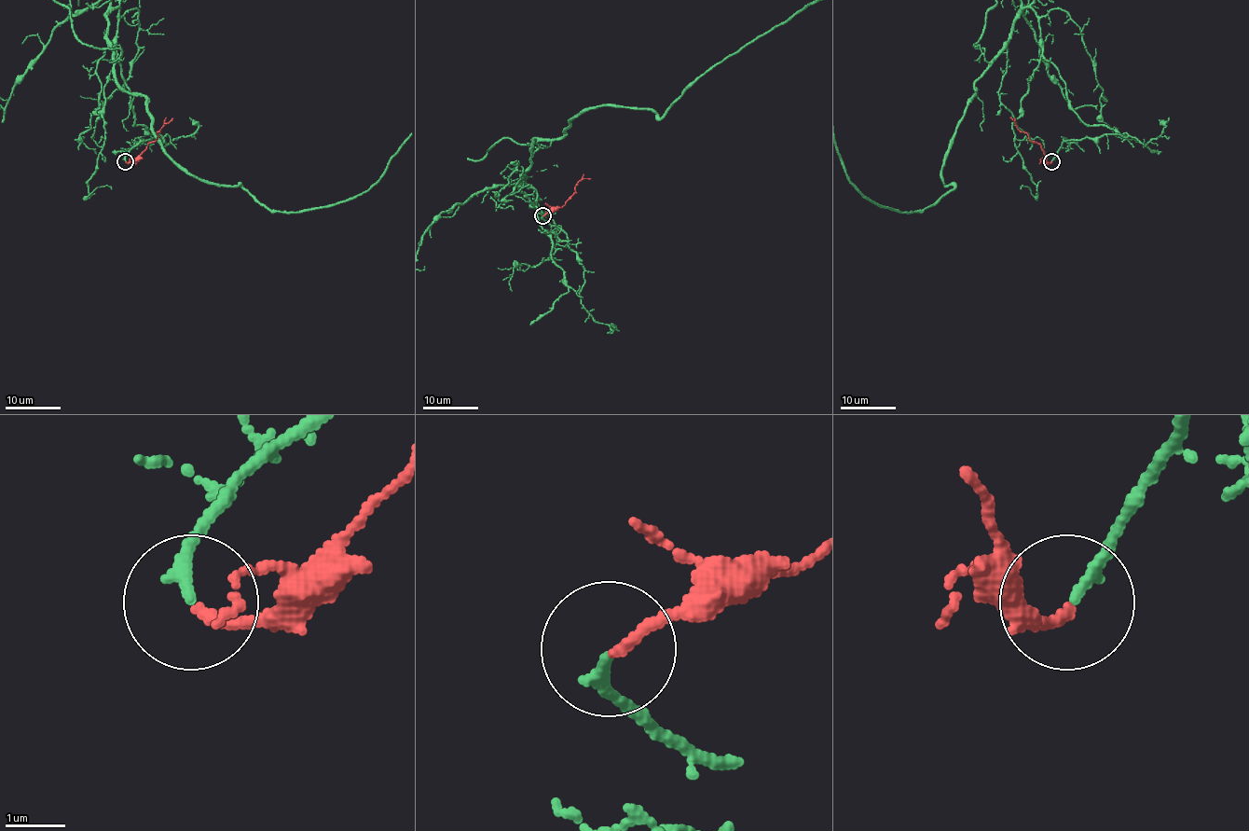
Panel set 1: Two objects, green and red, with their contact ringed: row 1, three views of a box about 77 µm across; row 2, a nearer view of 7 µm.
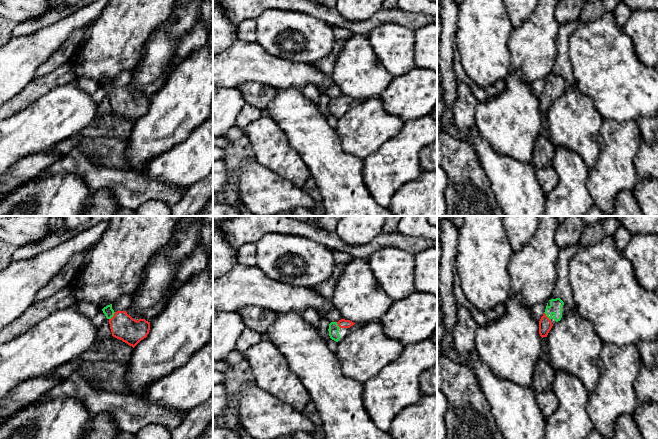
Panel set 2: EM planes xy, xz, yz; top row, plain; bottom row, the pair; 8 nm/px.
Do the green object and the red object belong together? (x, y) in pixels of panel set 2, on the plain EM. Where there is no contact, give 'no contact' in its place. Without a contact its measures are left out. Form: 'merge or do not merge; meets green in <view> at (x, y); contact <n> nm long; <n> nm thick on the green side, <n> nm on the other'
merge; meets green in xy at (112, 92); contact 80 nm long; 80 nm thick on the green side, 200 nm on the other

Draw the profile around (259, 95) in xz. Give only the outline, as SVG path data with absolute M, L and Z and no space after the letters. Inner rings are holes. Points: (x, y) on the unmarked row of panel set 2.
M242 83L235 86L246 104L265 109L275 97L278 89L259 83Z

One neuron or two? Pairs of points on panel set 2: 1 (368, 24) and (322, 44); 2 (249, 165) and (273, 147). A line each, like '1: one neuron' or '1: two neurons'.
1: two neurons
2: two neurons

